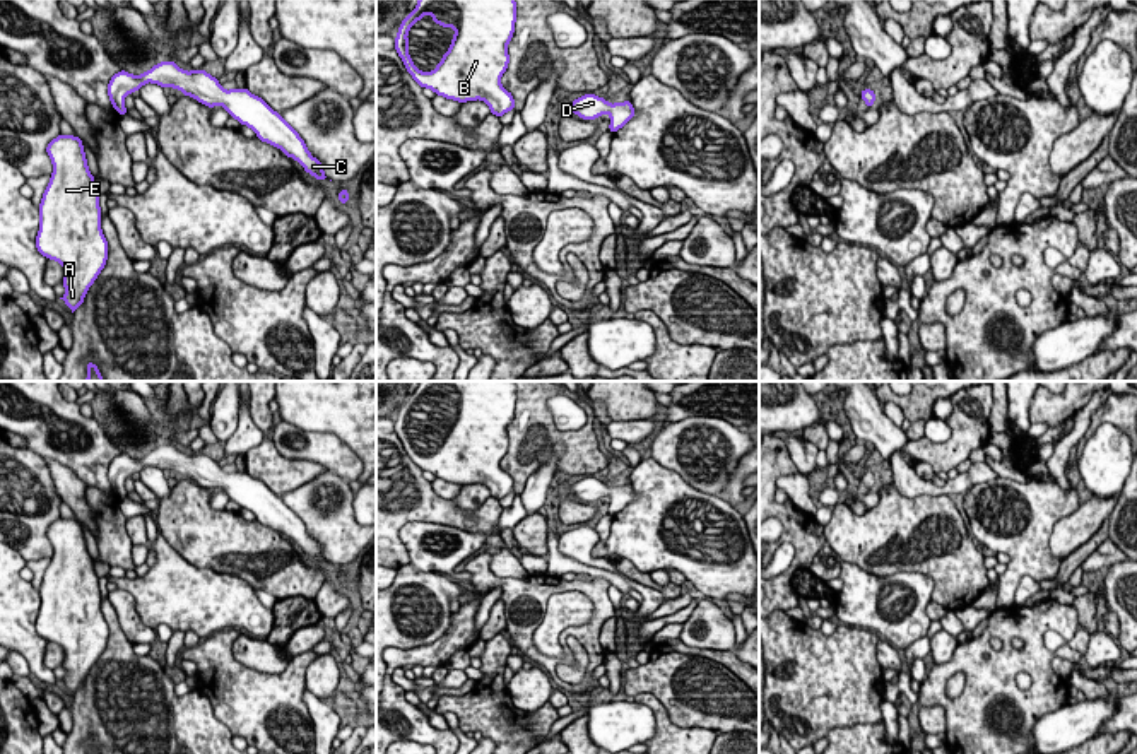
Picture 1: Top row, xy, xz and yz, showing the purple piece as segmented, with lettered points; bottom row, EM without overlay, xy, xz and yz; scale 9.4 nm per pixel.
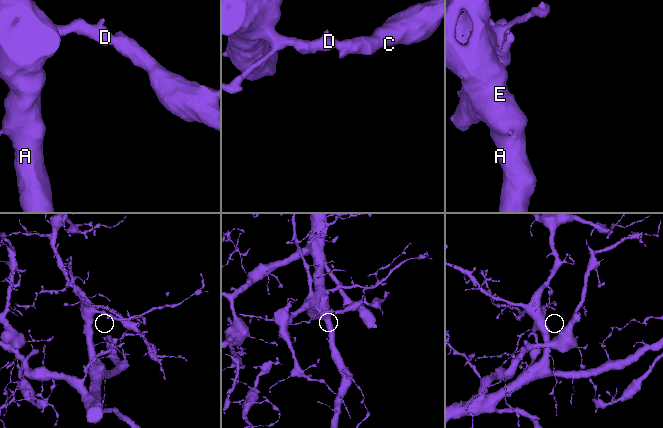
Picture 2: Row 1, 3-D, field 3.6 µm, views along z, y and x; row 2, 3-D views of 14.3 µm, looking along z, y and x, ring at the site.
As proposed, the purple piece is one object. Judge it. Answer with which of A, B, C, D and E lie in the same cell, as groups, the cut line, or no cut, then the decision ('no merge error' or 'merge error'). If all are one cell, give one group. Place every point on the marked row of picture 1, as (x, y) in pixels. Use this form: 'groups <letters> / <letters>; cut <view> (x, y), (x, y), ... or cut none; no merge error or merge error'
groups A B C D E; cut none; no merge error

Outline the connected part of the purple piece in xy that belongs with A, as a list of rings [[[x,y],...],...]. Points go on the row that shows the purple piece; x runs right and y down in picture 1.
[[[60,133],[46,152],[53,173],[39,203],[36,248],[43,256],[62,263],[62,286],[67,291],[60,299],[74,313],[106,265],[108,241],[82,140]]]

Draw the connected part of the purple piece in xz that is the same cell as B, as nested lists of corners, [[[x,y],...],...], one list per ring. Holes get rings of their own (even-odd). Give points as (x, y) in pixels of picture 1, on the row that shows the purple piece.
[[[419,0],[415,9],[402,21],[395,38],[395,50],[402,58],[412,79],[426,89],[434,91],[438,96],[458,103],[480,99],[489,104],[491,115],[503,116],[515,109],[513,94],[508,92],[499,79],[510,63],[508,43],[513,38],[516,22],[515,0]],[[429,14],[434,24],[453,27],[455,36],[443,60],[433,72],[417,70],[412,56],[409,55],[409,29],[419,19]]]

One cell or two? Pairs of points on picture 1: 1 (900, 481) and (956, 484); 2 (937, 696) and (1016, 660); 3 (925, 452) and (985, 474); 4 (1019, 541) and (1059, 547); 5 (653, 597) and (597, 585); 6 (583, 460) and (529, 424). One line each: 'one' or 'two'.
1: one
2: one
3: two
4: two
5: two
6: one

